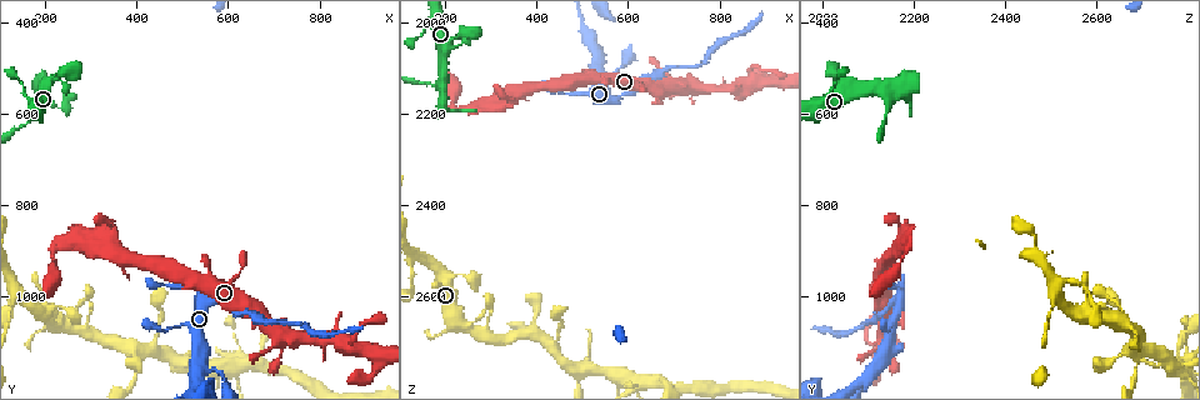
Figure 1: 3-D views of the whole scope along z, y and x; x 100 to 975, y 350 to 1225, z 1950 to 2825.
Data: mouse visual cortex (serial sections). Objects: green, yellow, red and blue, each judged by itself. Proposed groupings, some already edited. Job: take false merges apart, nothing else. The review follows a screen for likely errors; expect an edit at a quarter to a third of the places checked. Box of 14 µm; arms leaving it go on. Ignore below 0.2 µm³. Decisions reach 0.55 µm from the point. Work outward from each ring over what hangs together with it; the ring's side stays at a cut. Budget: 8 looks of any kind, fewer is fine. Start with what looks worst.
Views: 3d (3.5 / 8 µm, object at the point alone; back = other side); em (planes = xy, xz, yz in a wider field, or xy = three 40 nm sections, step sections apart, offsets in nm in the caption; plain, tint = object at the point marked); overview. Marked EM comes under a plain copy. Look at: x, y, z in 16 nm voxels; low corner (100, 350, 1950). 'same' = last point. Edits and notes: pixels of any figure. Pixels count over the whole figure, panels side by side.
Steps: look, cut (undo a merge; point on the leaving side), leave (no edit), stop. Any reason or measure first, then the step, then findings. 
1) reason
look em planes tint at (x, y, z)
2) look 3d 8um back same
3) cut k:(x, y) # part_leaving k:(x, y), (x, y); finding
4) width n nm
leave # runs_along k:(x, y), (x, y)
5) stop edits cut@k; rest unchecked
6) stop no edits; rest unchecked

sharp bend
look 3d 3.5um at (585, 1000, 2160)

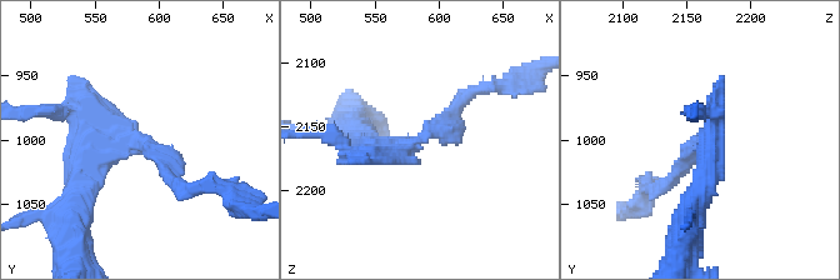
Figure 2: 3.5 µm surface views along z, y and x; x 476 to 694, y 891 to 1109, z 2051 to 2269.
arm_widths 200, 350 nm
look em xy step 1 tint at (580, 1002, 2164)

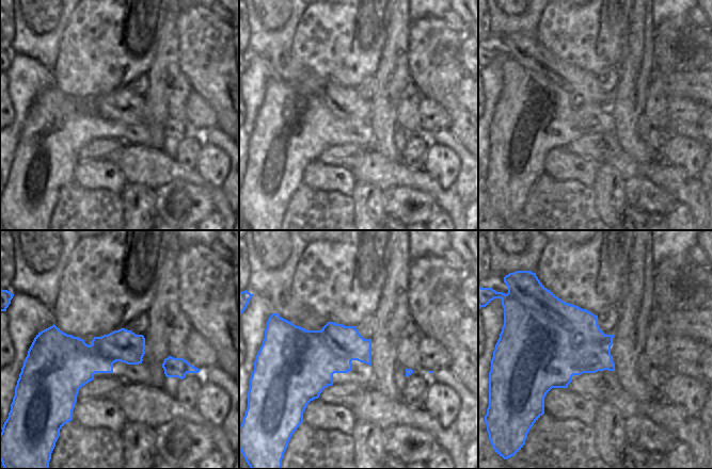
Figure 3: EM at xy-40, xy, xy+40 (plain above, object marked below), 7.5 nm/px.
cut 2:(456, 108) # part_leaving 2:(434, 131), (473, 90), (519, 80); a second cell is stuck on

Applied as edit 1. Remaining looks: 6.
look overview

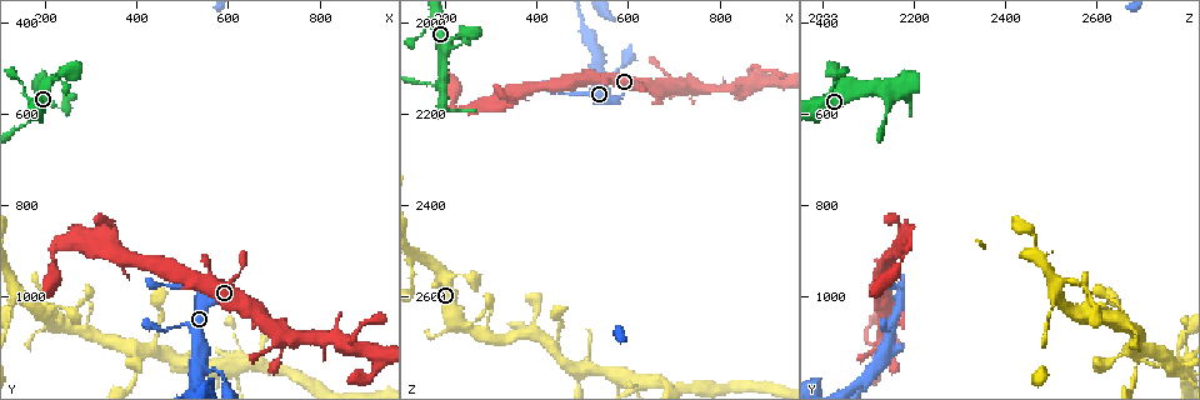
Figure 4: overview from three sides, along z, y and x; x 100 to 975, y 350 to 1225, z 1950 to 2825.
thick turns thin
look 3d 3.5um at (195, 555, 2140)

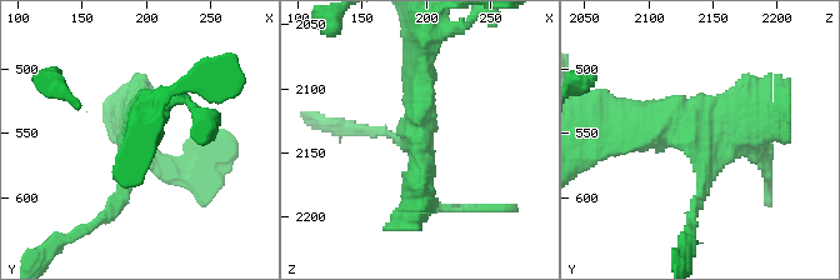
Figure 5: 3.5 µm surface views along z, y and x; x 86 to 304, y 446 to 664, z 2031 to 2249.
need the tissue
look em planes tint at (190, 554, 2140)

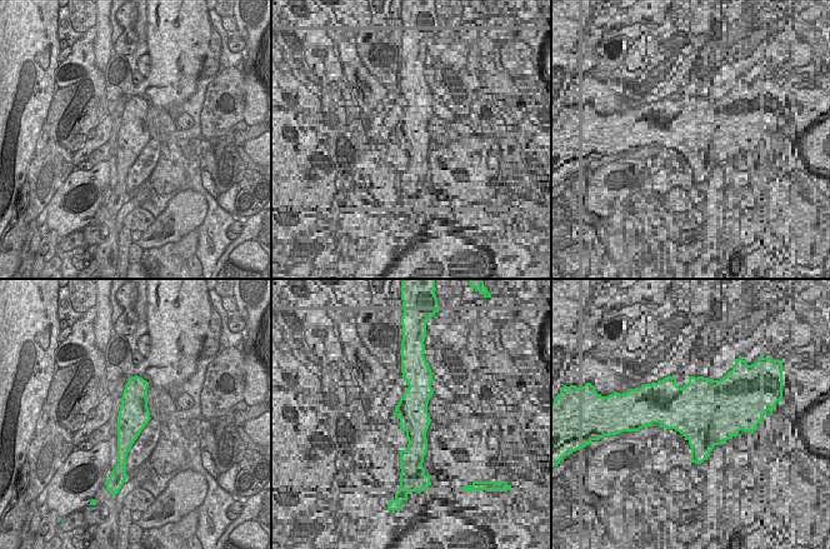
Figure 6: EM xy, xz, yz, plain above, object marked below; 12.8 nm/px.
cut it another way
look em xy step 2 tint same

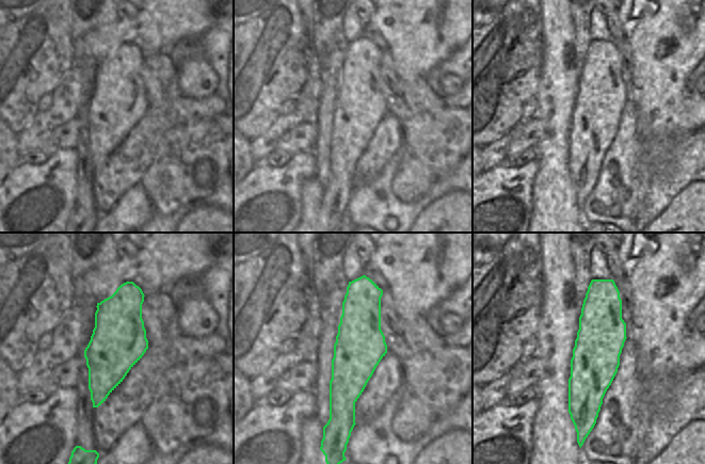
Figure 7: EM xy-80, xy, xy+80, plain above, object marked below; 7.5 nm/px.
leave # runs_along 5:(615, 129), (740, 125), (765, 151); continuous, no second cell

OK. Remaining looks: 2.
stop edits cut@2; rest unchecked

